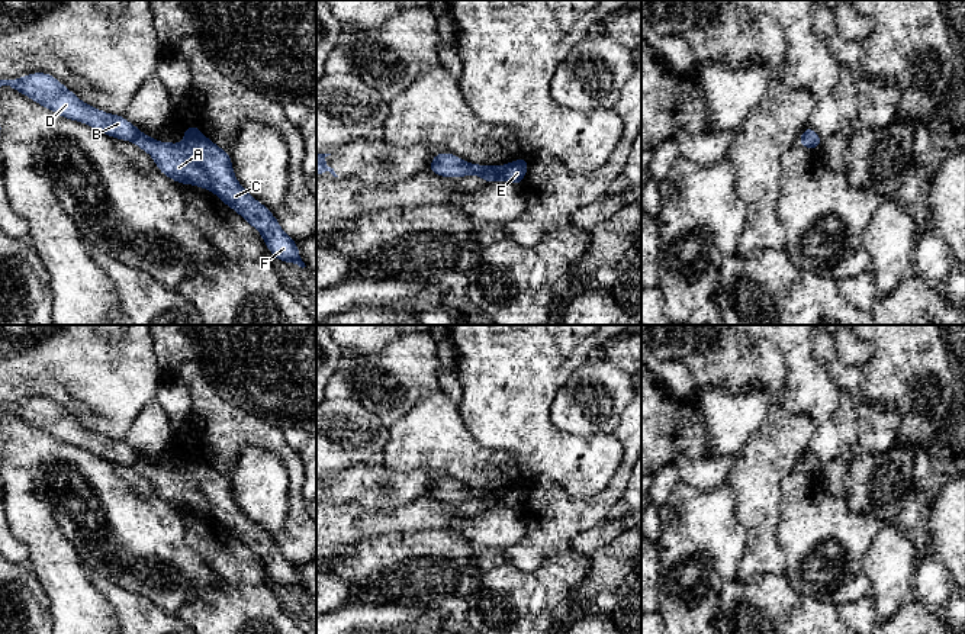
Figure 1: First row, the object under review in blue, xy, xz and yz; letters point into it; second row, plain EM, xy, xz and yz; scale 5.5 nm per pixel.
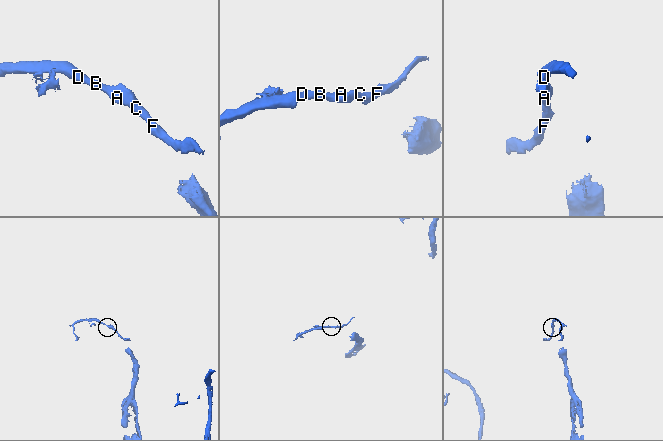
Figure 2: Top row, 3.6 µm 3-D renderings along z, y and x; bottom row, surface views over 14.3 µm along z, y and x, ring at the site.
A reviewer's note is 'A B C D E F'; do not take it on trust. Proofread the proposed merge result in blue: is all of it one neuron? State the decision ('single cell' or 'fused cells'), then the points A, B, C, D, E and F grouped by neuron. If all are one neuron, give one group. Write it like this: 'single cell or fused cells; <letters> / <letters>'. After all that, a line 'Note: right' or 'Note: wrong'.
single cell; A B C D E F
Note: right

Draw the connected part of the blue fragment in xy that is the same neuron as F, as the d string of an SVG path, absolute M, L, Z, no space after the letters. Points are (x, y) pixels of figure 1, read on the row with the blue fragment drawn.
M32 73L22 78L0 80L54 113L89 125L112 138L132 141L148 152L157 168L176 183L192 184L215 193L255 228L274 255L283 263L306 267L296 241L279 225L276 216L239 184L231 155L213 144L193 123L183 133L184 144L160 142L120 115L110 115L80 100L71 90L48 73Z

